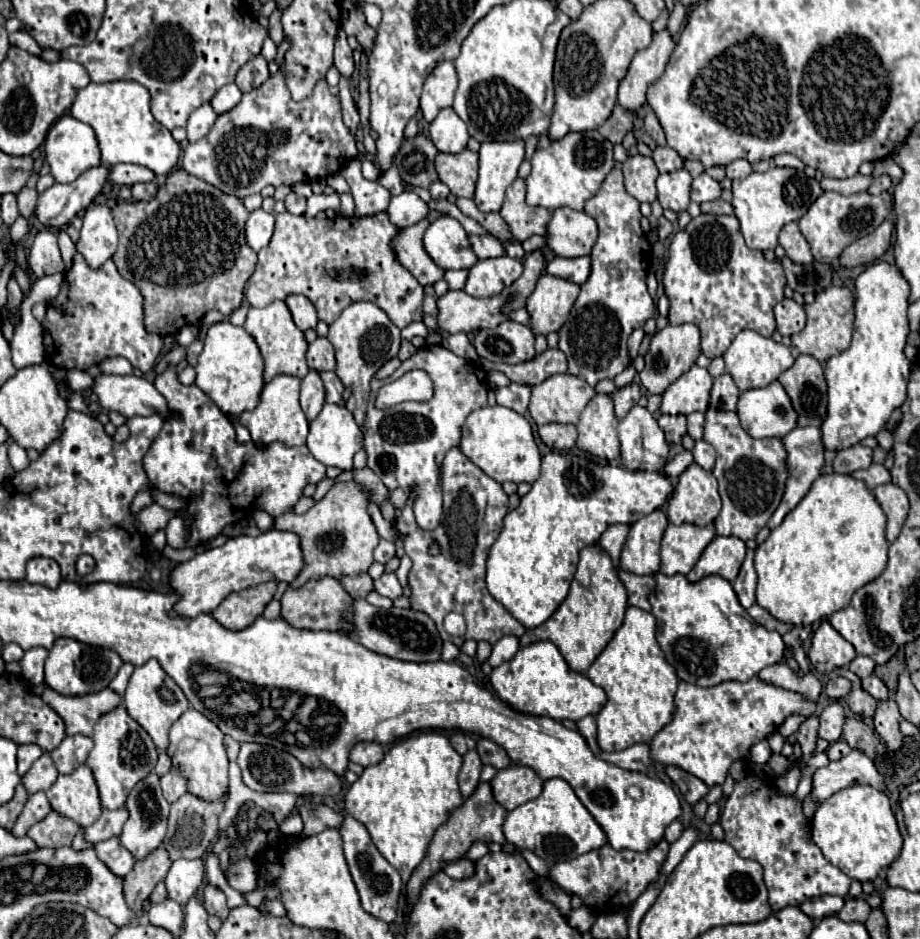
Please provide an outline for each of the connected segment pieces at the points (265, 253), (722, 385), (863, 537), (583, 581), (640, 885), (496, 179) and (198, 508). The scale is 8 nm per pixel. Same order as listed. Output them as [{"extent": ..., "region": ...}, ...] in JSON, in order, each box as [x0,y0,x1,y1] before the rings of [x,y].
[{"extent":[245,211,423,327],"region":[[[387,211],[373,213],[367,217],[335,217],[335,219],[315,219],[305,215],[281,213],[277,215],[275,233],[267,249],[259,251],[259,261],[255,273],[247,281],[245,297],[251,307],[265,307],[275,299],[287,299],[289,295],[305,295],[317,309],[321,321],[331,325],[341,311],[355,301],[371,301],[381,307],[397,327],[407,327],[413,321],[423,321],[423,287],[419,281],[397,261],[393,251],[393,239],[399,235],[399,227],[391,223]]]},{"extent":[711,373,739,411],"region":[[[723,373],[721,377],[715,379],[713,391],[711,391],[711,405],[721,407],[725,411],[735,411],[739,399],[739,389],[729,373]]]},{"extent":[757,473,889,625],"region":[[[843,473],[817,477],[799,505],[783,519],[777,529],[771,531],[767,541],[757,547],[757,603],[775,619],[793,625],[805,625],[805,621],[807,625],[813,625],[815,621],[827,619],[831,613],[845,609],[853,593],[869,581],[877,579],[887,565],[889,543],[885,539],[885,525],[887,515],[863,481]]]},{"extent":[519,543,627,673],"region":[[[595,543],[593,547],[585,547],[581,551],[575,579],[561,607],[541,627],[527,629],[527,633],[519,641],[525,647],[529,643],[535,643],[537,639],[553,639],[553,643],[561,647],[561,655],[565,655],[569,667],[573,667],[573,671],[587,673],[593,659],[607,647],[609,639],[621,627],[625,609],[627,591],[621,579],[617,577],[617,569],[611,557],[599,547],[599,543]]]},{"extent":[549,839,669,915],"region":[[[661,839],[655,847],[649,851],[637,853],[637,851],[617,851],[609,843],[603,845],[601,849],[589,851],[577,859],[571,861],[561,861],[553,863],[549,867],[549,879],[557,883],[567,895],[577,895],[581,897],[583,905],[589,907],[595,915],[603,913],[619,913],[621,909],[629,907],[635,903],[635,899],[659,879],[661,867],[667,859],[669,843]]]},{"extent":[475,139,525,213],"region":[[[521,139],[481,143],[481,149],[479,149],[479,181],[477,181],[477,189],[475,189],[475,205],[479,207],[479,211],[491,213],[491,211],[501,209],[505,189],[517,179],[517,169],[521,165],[523,157],[525,157],[525,143]]]},{"extent":[143,365,325,547],"region":[[[175,365],[155,377],[155,387],[177,417],[169,417],[163,423],[161,433],[143,459],[143,467],[155,489],[185,499],[185,511],[195,517],[191,531],[185,531],[181,517],[169,521],[165,533],[171,547],[195,547],[213,539],[225,525],[237,523],[253,507],[261,507],[273,517],[291,511],[305,485],[325,479],[325,465],[309,453],[307,445],[283,447],[273,443],[265,449],[257,449],[251,441],[239,445],[229,417],[201,389],[181,385]]]}]

